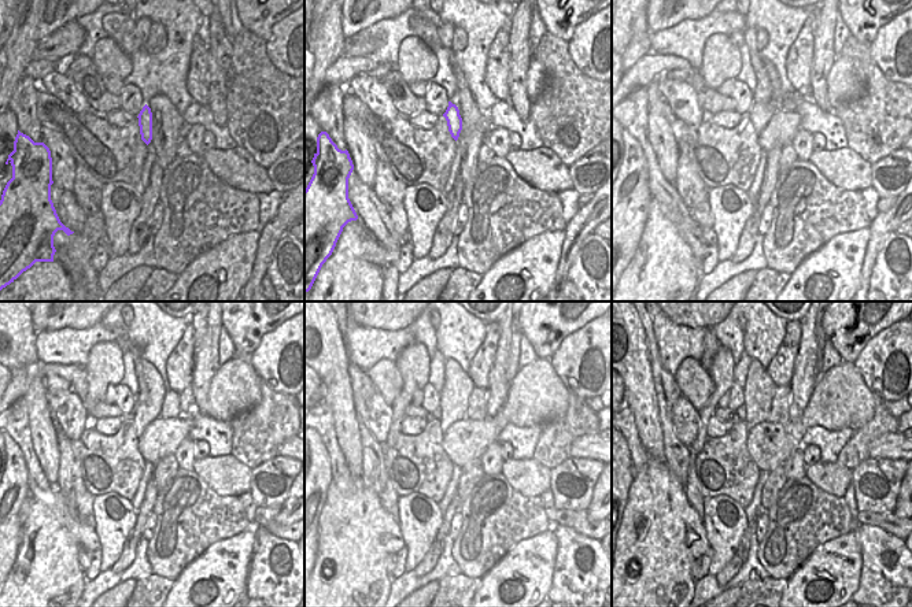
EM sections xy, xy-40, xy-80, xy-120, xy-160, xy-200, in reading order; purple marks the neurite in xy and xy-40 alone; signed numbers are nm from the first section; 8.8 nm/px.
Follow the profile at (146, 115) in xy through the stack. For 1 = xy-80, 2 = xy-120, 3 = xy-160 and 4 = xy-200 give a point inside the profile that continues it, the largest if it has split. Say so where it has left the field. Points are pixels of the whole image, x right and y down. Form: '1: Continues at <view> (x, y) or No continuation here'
1: Continues at xy-80 (767, 81)
2: Continues at xy-120 (151, 389)
3: Continues at xy-160 (454, 396)
4: Continues at xy-200 (759, 389).

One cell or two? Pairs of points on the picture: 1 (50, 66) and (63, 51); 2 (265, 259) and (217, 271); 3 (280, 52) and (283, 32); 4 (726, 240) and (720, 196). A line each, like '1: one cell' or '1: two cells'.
1: two cells
2: two cells
3: one cell
4: one cell

